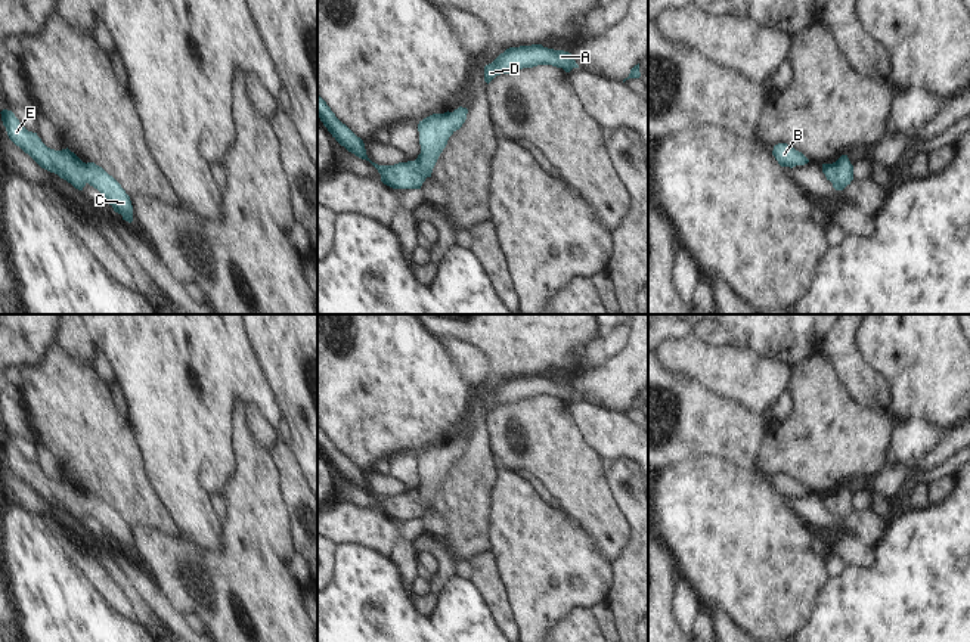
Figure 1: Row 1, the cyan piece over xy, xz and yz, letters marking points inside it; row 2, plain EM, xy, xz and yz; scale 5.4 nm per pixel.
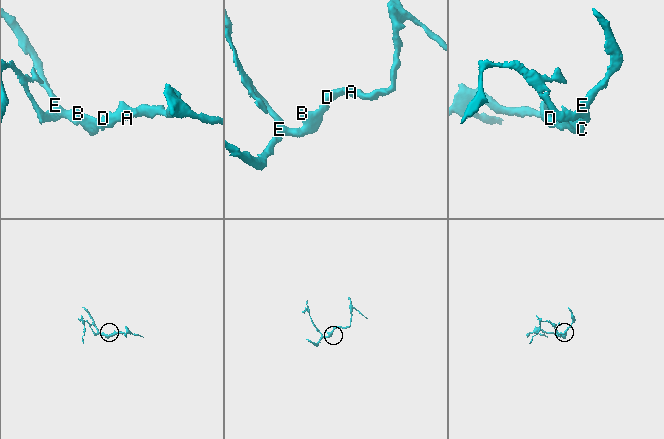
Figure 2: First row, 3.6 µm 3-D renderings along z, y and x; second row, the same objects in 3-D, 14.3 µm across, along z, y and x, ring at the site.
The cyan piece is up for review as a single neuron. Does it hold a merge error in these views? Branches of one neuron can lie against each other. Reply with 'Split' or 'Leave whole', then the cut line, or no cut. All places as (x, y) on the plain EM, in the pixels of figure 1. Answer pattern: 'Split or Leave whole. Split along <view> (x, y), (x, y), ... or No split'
Leave whole. No split

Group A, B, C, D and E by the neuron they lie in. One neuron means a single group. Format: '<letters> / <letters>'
A B C D E

